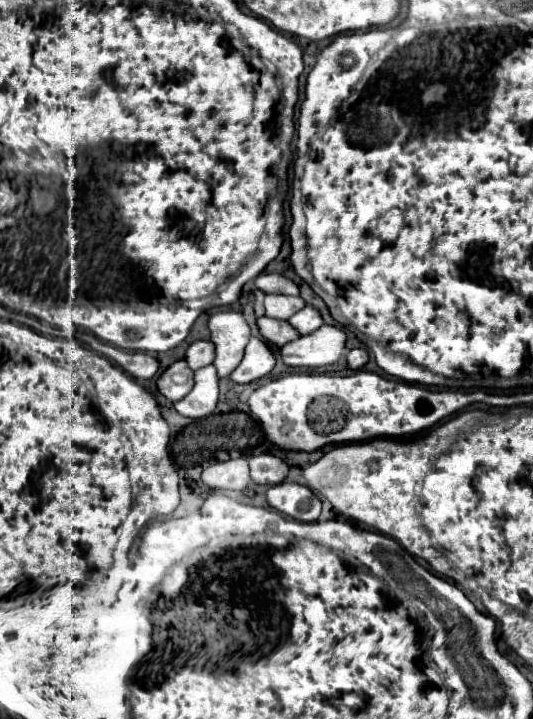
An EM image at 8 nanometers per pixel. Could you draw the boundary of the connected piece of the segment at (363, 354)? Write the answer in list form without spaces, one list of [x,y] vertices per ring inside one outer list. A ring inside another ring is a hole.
[[[350,350],[346,360],[348,360],[348,368],[360,370],[368,362],[368,352],[366,350]]]

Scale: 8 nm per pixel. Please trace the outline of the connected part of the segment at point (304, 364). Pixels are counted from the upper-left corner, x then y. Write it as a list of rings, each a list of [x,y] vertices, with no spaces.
[[[322,326],[318,332],[310,336],[300,336],[298,340],[280,348],[282,362],[286,366],[300,366],[300,368],[318,368],[334,364],[346,344],[346,334],[336,326]]]

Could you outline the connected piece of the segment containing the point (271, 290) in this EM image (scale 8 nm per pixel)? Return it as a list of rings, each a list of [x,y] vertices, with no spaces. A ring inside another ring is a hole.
[[[260,274],[256,278],[256,288],[262,290],[264,294],[288,294],[288,296],[300,296],[300,290],[298,286],[282,276],[282,274]]]

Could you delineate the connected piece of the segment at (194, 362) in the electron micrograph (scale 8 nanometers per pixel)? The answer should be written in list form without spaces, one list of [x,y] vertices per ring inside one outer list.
[[[204,340],[192,342],[188,346],[186,356],[188,356],[188,366],[192,370],[200,370],[200,368],[204,368],[204,366],[208,366],[208,364],[214,362],[214,344],[204,342]]]

